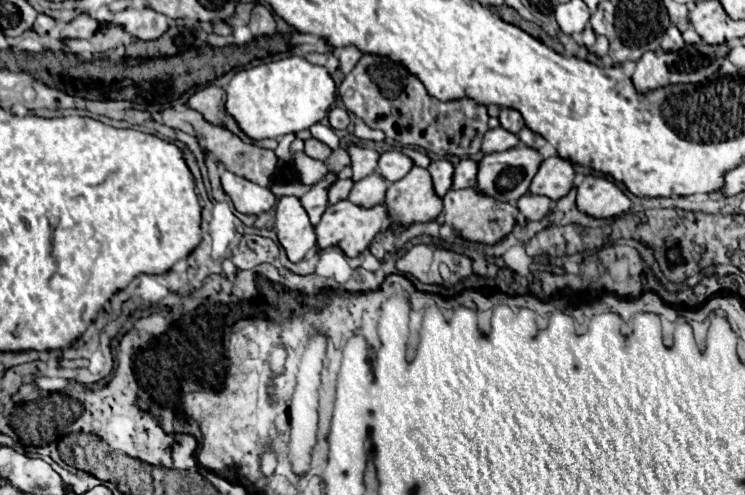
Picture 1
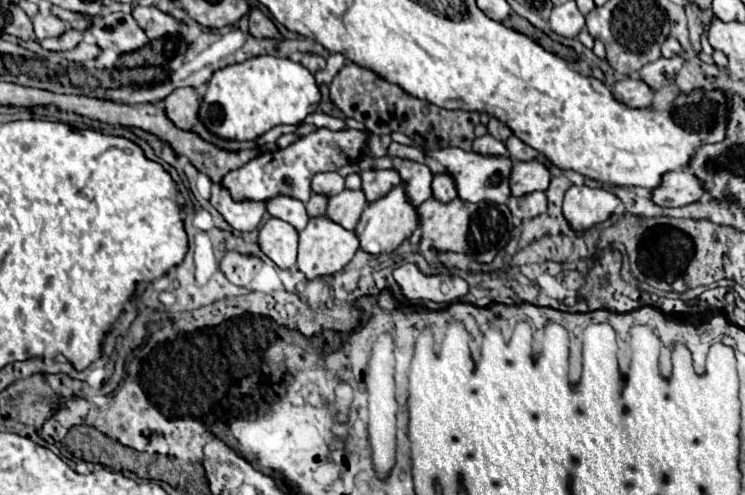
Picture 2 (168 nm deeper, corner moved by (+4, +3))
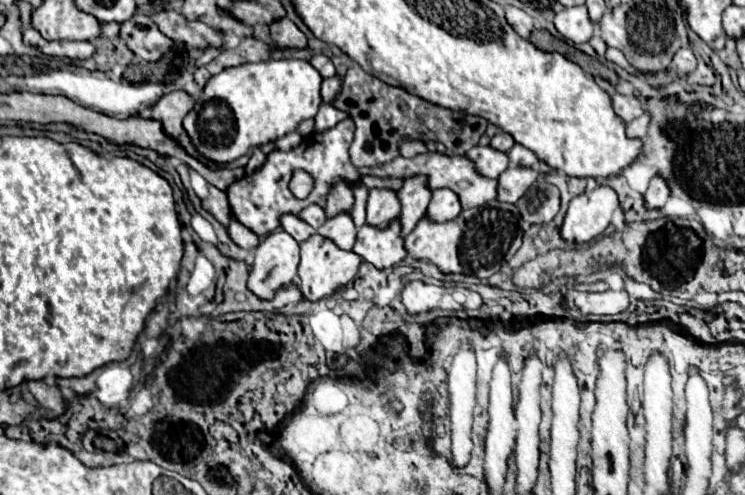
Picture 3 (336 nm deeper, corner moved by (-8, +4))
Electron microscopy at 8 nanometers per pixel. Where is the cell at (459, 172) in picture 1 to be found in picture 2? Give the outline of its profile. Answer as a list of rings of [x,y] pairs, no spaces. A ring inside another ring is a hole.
[[[438,173],[438,175],[434,175],[432,191],[434,191],[434,197],[438,201],[442,201],[442,203],[448,203],[448,201],[452,201],[458,195],[456,193],[456,183],[452,181],[450,173]]]

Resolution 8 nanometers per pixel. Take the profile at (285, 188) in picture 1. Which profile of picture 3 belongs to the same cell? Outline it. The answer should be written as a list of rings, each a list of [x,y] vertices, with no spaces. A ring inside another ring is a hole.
[[[338,182],[332,186],[330,196],[328,196],[328,204],[326,204],[326,216],[338,216],[340,212],[350,212],[354,204],[354,196],[352,196],[352,188],[344,182]]]

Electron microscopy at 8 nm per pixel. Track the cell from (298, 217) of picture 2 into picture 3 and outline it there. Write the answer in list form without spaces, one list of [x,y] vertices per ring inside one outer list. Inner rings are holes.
[[[286,214],[282,216],[282,228],[296,240],[296,242],[304,242],[308,240],[308,236],[316,234],[316,230],[308,224],[304,224],[298,216],[292,216],[292,214]]]

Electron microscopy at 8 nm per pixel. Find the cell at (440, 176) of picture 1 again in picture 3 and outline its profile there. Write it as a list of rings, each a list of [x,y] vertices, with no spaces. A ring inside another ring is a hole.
[[[414,176],[404,182],[404,186],[398,190],[400,192],[400,234],[408,236],[412,228],[424,218],[428,202],[430,202],[430,188],[424,176]]]

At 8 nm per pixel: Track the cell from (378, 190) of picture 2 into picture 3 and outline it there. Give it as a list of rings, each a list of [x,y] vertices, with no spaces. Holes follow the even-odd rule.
[[[370,190],[366,204],[366,222],[376,228],[388,228],[400,214],[400,200],[392,190]]]

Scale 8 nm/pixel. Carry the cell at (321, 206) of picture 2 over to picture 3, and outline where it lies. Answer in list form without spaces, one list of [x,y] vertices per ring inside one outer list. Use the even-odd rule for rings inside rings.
[[[316,204],[300,210],[298,216],[300,216],[300,220],[304,220],[306,224],[310,224],[312,228],[320,228],[320,224],[324,224],[324,220],[326,220],[324,210],[322,210],[320,206],[316,206]]]

